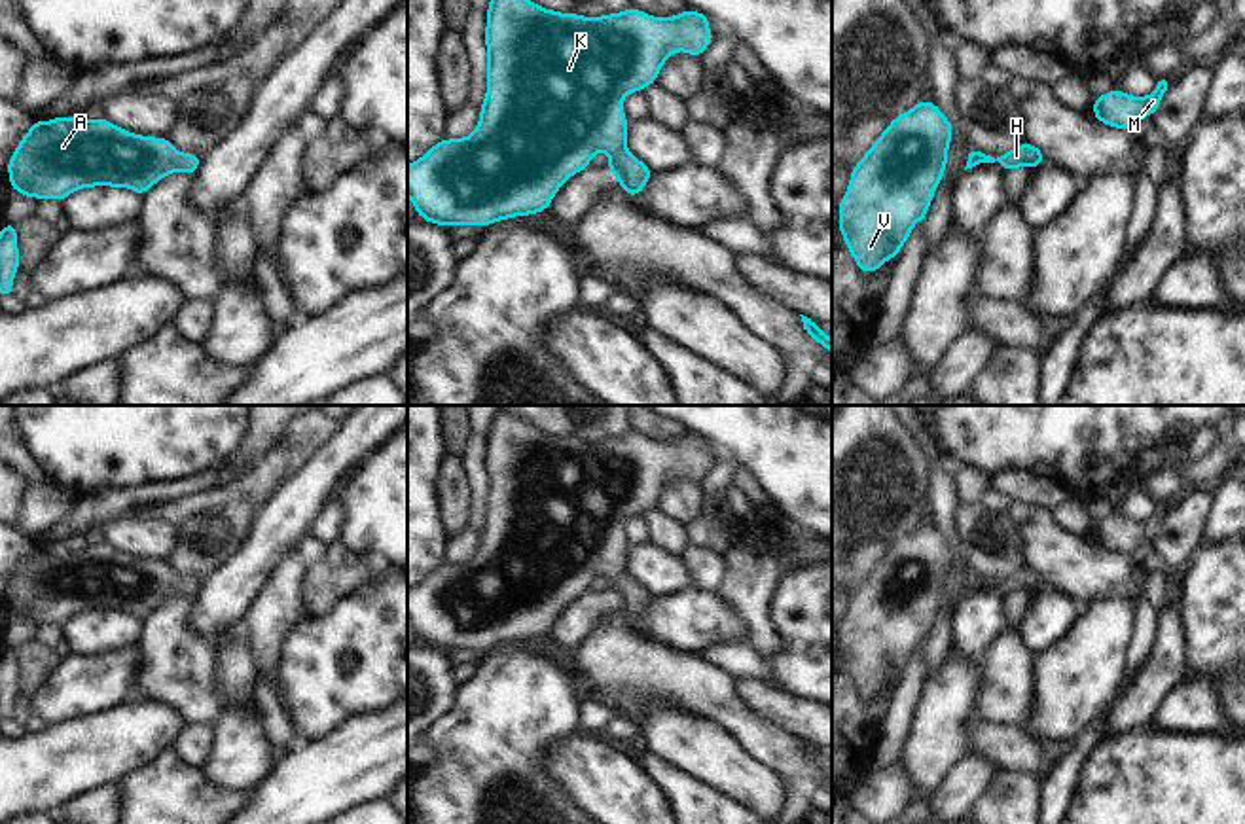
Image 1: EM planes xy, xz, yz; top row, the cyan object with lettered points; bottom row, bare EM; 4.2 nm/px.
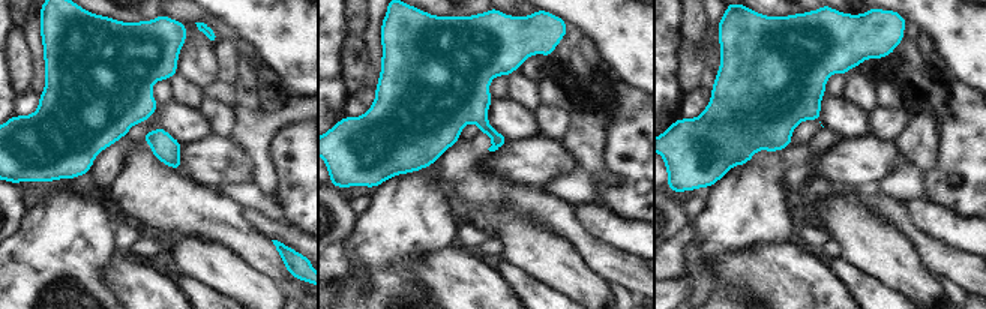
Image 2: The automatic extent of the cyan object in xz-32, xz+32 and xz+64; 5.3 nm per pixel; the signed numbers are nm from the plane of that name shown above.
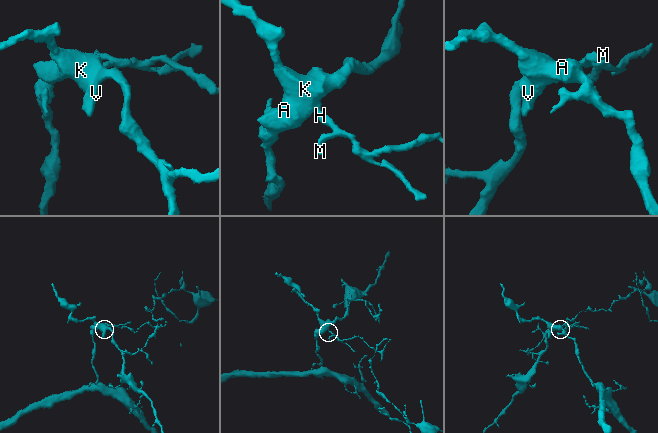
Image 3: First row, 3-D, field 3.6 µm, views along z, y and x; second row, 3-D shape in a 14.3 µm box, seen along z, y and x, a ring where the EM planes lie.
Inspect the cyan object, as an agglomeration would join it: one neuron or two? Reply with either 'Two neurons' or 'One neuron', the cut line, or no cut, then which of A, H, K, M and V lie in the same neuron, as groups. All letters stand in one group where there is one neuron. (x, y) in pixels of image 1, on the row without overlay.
One neuron. No split. Groups: A H K M V.

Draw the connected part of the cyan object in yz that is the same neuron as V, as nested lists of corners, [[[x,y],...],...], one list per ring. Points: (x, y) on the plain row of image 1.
[[[930,525],[896,540],[851,593],[838,654],[862,697],[896,682],[946,599],[953,547]]]

